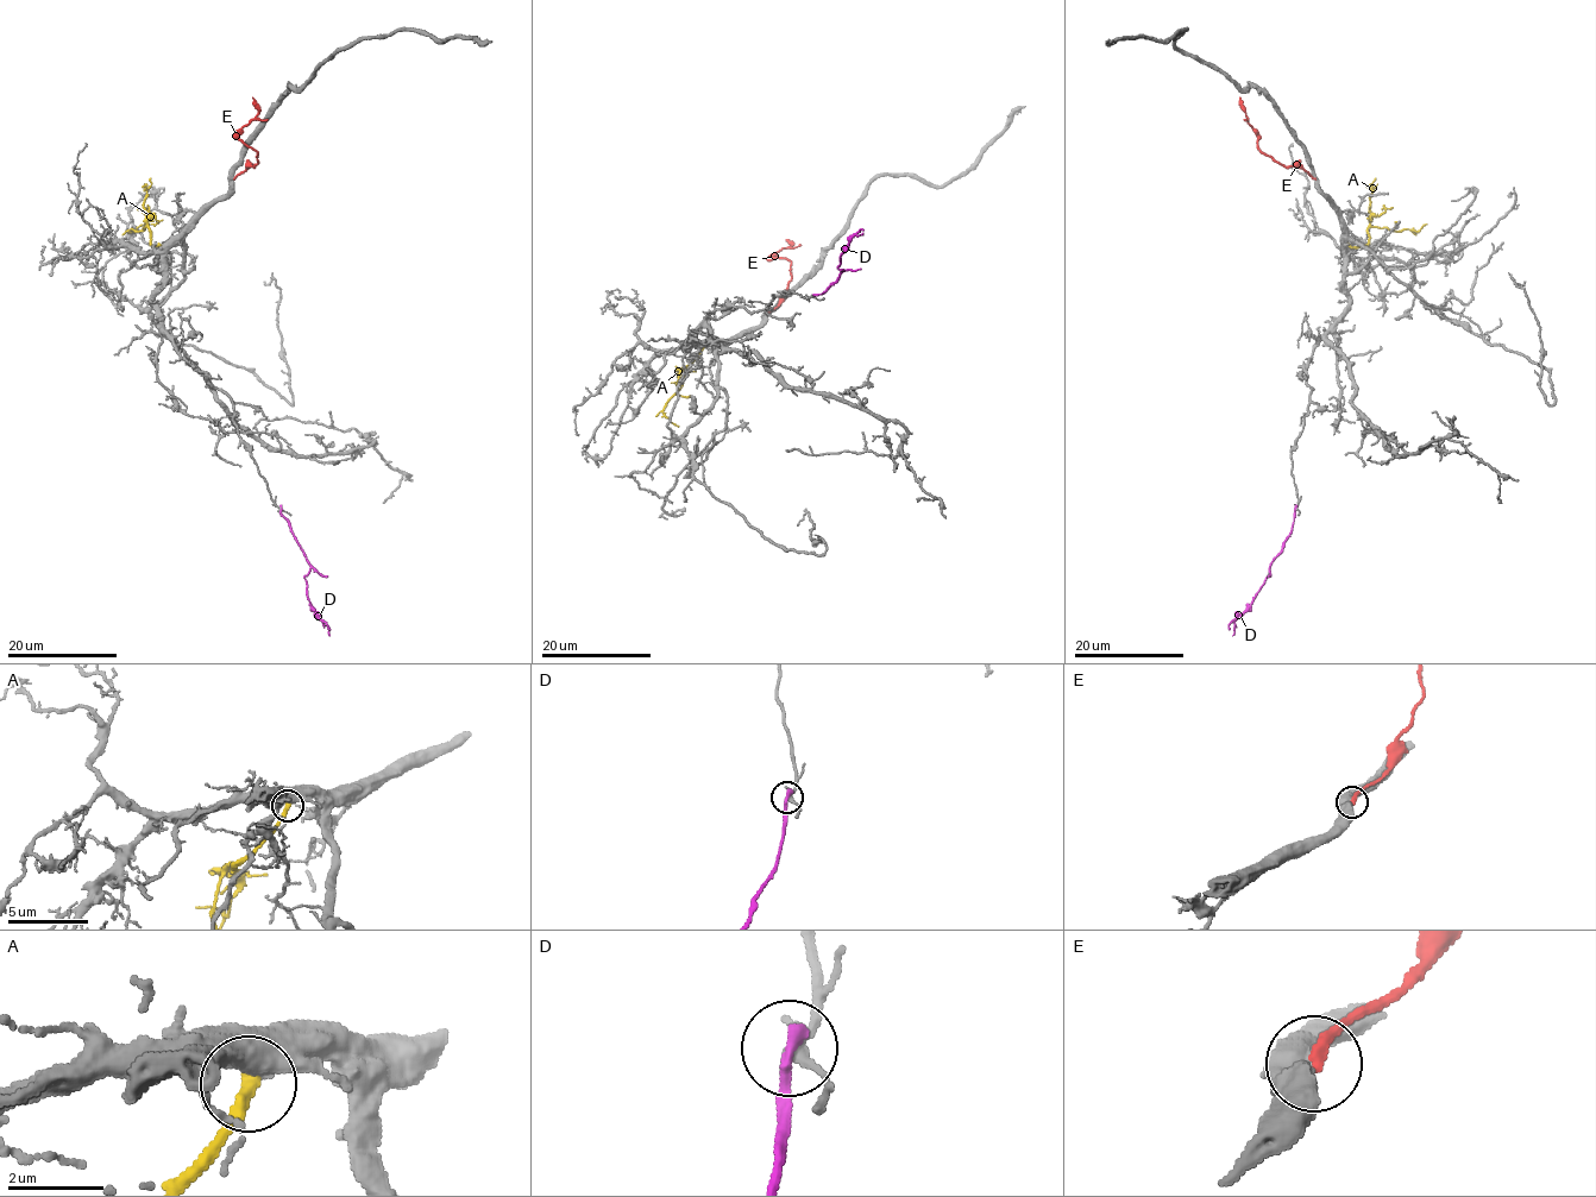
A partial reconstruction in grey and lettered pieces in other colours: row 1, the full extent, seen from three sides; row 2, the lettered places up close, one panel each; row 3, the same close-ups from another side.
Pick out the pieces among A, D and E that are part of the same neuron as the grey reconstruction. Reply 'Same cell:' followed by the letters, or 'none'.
Same cell: A

